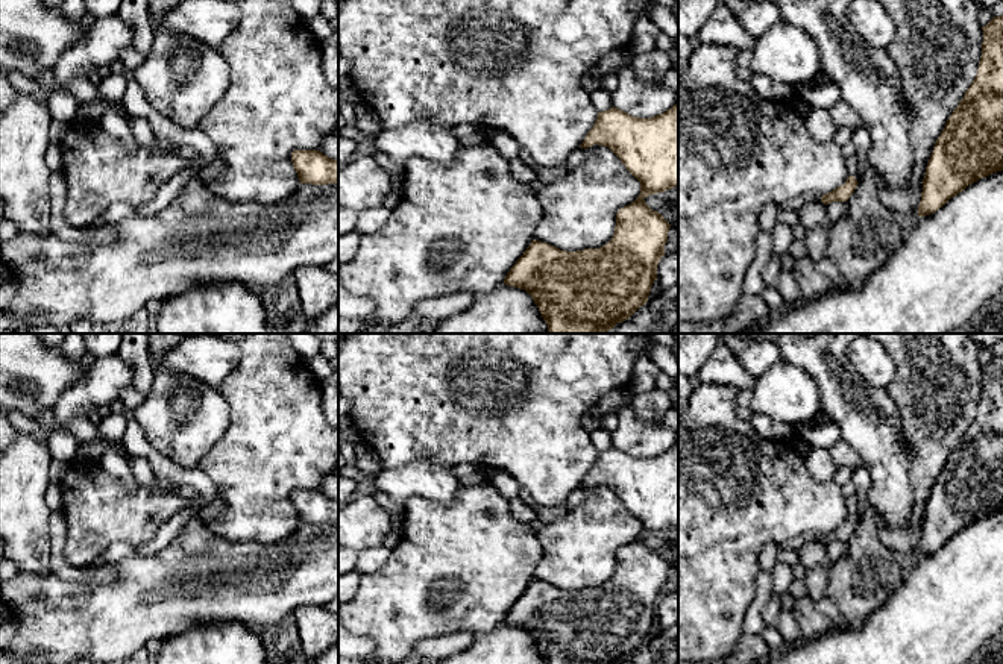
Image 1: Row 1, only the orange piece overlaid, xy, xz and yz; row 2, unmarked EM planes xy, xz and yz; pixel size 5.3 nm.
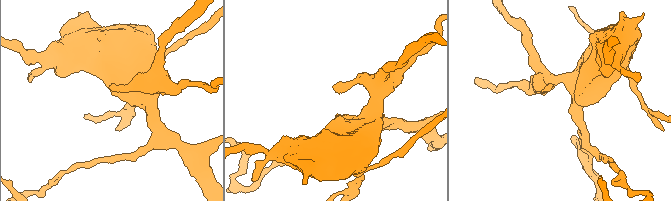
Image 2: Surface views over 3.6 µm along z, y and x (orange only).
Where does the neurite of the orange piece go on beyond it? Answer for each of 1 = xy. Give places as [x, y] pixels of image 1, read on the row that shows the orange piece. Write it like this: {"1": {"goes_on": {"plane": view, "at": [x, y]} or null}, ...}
{"1": {"goes_on": null}}

